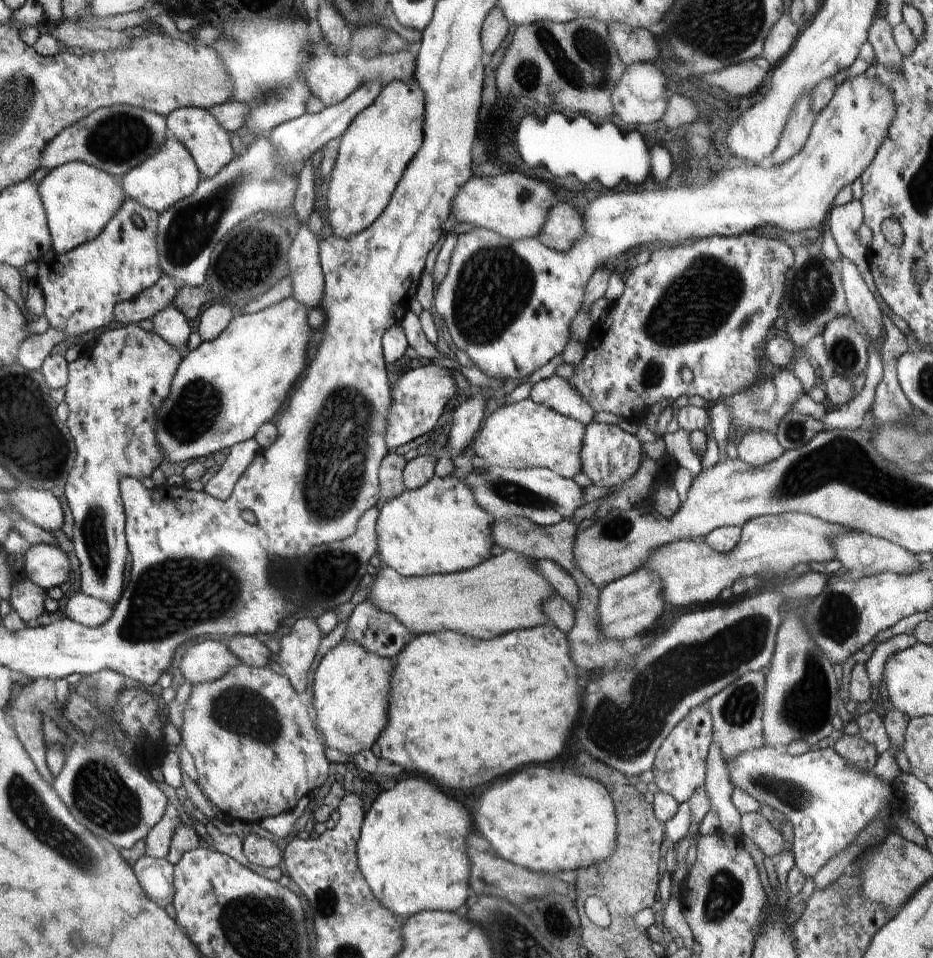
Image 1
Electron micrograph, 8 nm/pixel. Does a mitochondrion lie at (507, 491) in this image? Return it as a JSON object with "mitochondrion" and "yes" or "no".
{"mitochondrion":"yes"}

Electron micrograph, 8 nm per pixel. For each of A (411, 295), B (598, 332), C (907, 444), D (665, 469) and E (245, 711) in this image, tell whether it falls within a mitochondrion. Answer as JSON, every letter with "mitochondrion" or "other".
{"A":"other","B":"other","C":"mitochondrion","D":"other","E":"mitochondrion"}

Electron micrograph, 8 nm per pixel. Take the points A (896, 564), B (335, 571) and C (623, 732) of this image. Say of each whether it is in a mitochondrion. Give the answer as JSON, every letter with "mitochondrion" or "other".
{"A":"other","B":"mitochondrion","C":"mitochondrion"}

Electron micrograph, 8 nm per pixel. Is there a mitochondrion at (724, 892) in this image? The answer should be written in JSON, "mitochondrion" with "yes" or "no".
{"mitochondrion":"yes"}

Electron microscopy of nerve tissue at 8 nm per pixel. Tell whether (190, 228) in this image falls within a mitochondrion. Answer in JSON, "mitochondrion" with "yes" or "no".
{"mitochondrion":"yes"}

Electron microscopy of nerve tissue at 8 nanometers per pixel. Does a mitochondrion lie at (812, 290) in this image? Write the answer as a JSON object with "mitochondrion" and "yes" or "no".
{"mitochondrion":"yes"}

